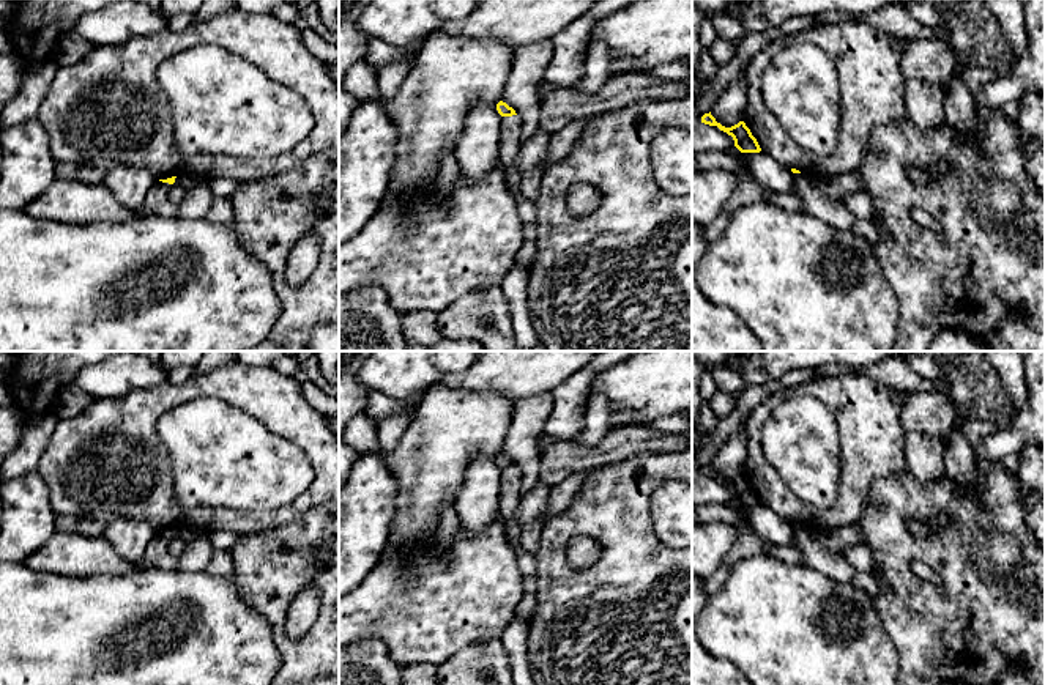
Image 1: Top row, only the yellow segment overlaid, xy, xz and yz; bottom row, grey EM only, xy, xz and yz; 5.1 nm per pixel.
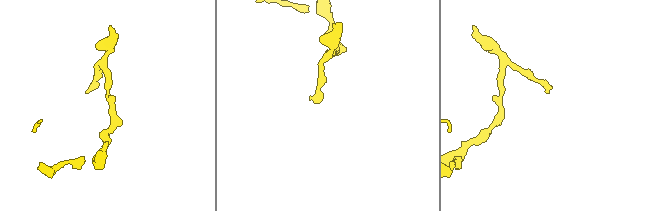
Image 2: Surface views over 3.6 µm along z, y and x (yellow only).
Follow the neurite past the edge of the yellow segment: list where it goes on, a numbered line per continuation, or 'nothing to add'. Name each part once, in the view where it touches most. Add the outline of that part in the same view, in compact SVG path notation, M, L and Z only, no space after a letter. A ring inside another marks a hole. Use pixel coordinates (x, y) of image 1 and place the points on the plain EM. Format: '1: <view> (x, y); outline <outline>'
nothing to add

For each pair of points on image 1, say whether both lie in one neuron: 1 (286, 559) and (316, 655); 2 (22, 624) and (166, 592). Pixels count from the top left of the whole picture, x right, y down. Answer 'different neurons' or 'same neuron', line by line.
1: same neuron
2: same neuron

